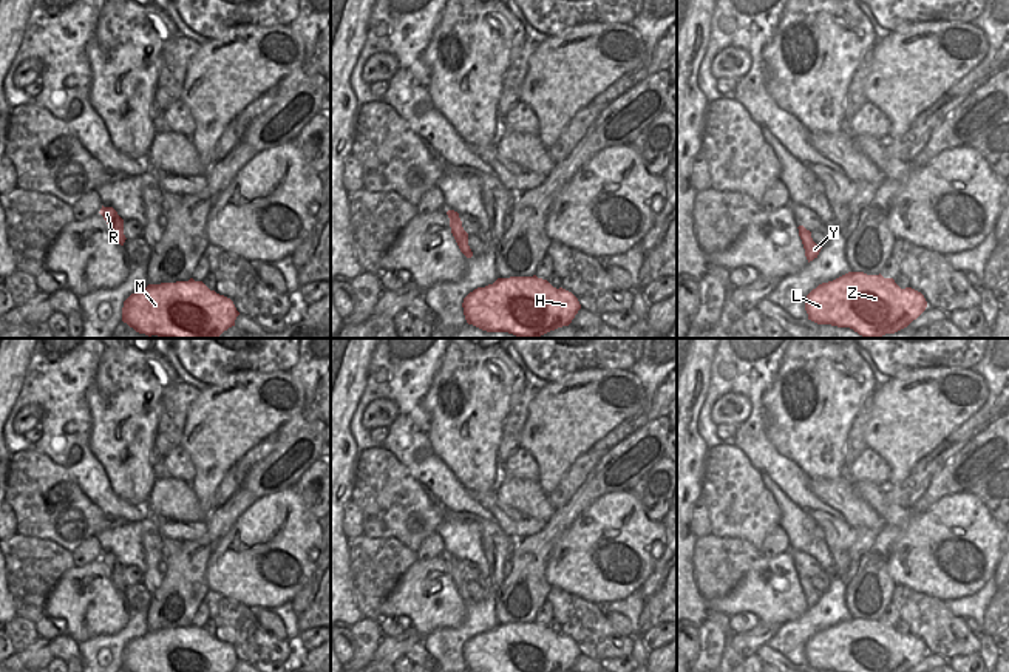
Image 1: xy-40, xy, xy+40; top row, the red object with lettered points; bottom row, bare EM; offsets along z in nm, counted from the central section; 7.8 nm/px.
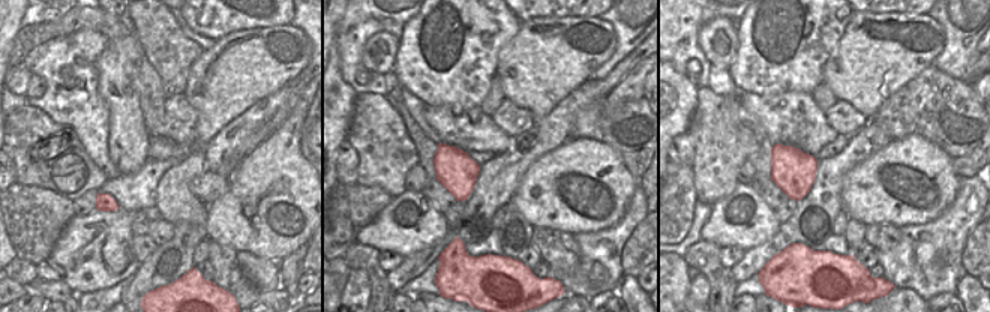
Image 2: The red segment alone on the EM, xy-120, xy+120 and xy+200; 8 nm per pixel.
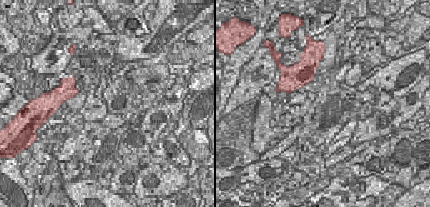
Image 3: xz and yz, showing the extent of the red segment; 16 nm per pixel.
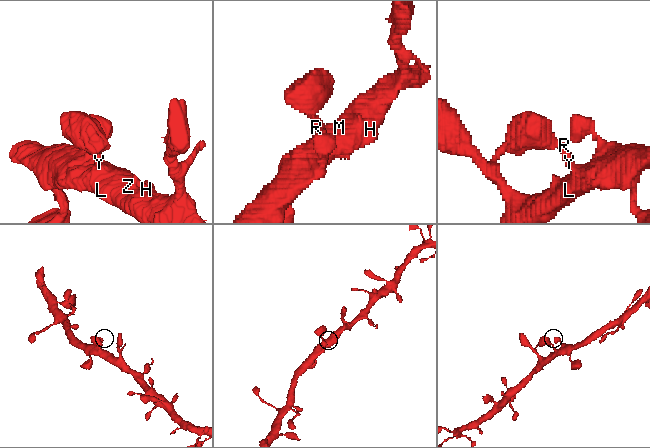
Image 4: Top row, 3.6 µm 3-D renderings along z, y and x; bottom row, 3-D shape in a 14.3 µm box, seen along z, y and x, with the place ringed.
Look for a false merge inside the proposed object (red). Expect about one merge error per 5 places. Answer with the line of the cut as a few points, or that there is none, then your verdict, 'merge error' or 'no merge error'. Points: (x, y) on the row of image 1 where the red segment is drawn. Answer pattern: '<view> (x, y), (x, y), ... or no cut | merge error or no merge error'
no cut | no merge error

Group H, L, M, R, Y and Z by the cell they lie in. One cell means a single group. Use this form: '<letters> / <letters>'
H L M R Y Z

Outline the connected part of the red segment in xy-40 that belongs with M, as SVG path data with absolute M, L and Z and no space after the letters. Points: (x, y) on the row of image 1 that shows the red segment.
M193 278L148 284L122 307L122 321L136 332L170 338L218 338L238 315L230 298Z

